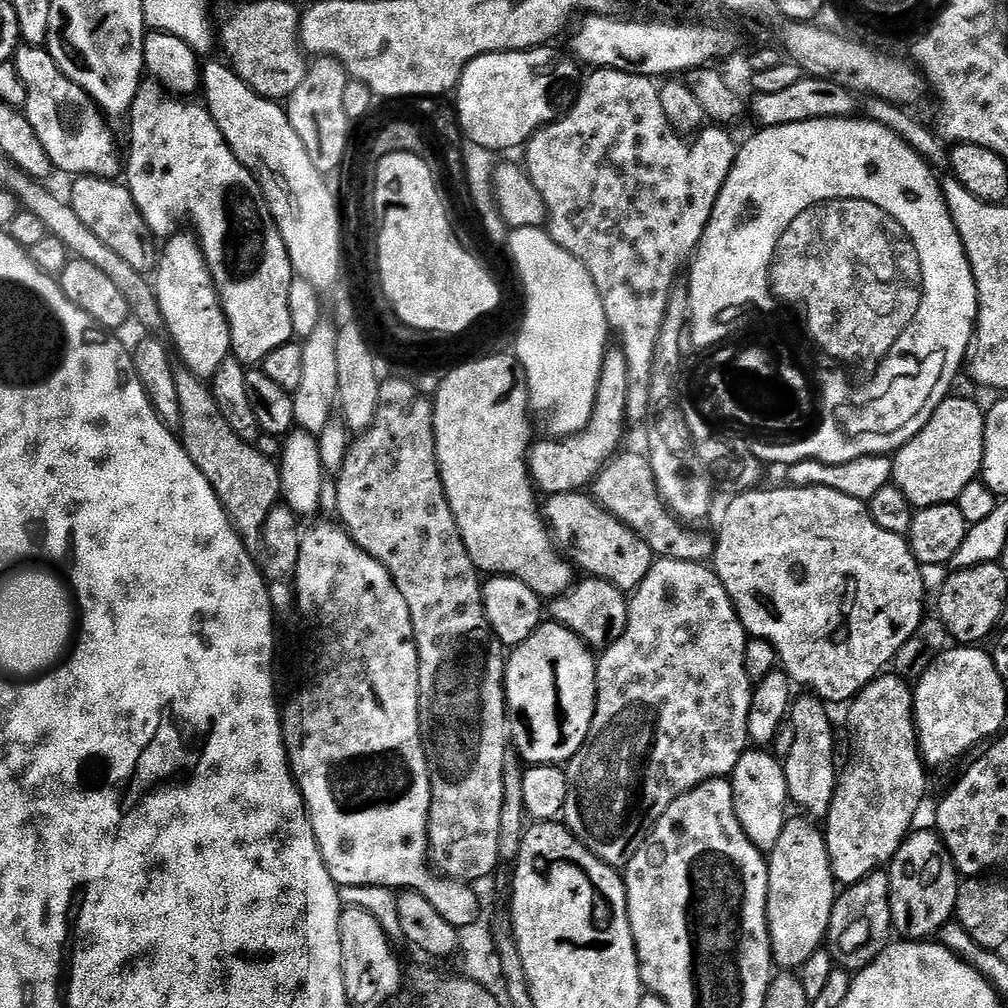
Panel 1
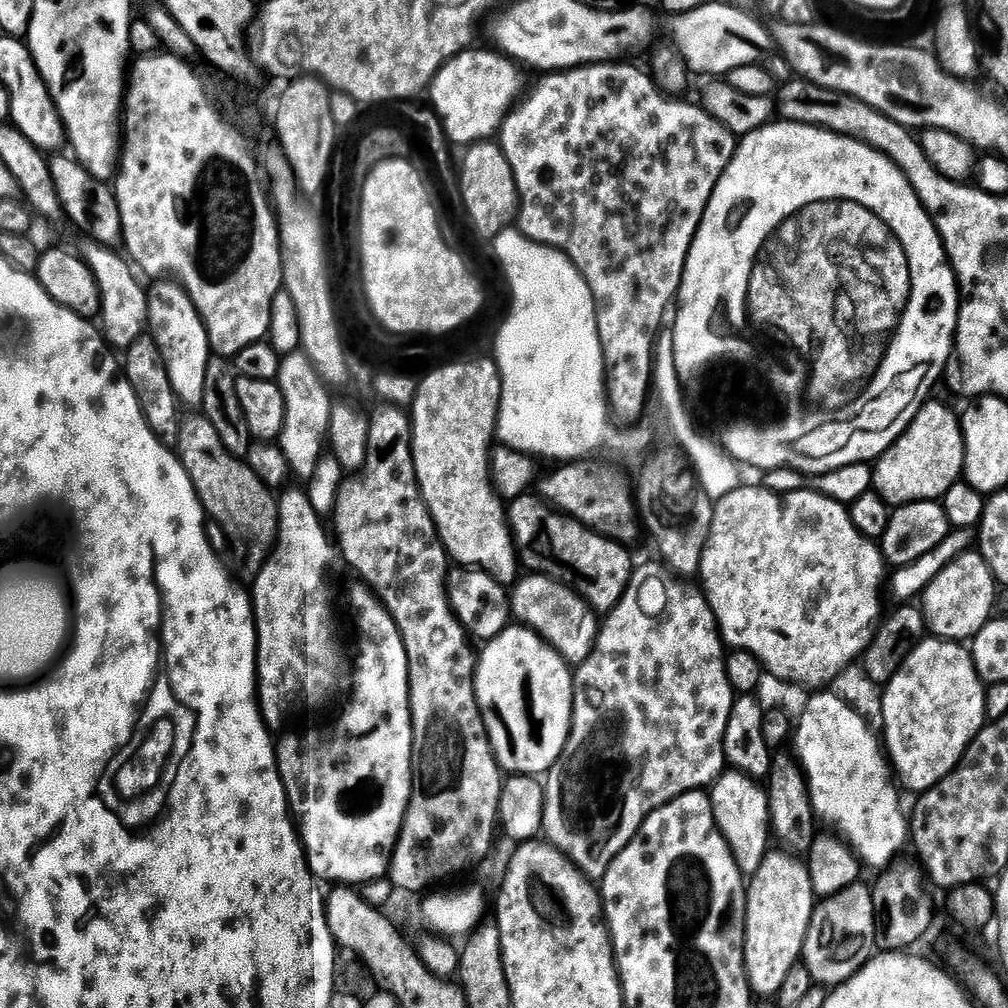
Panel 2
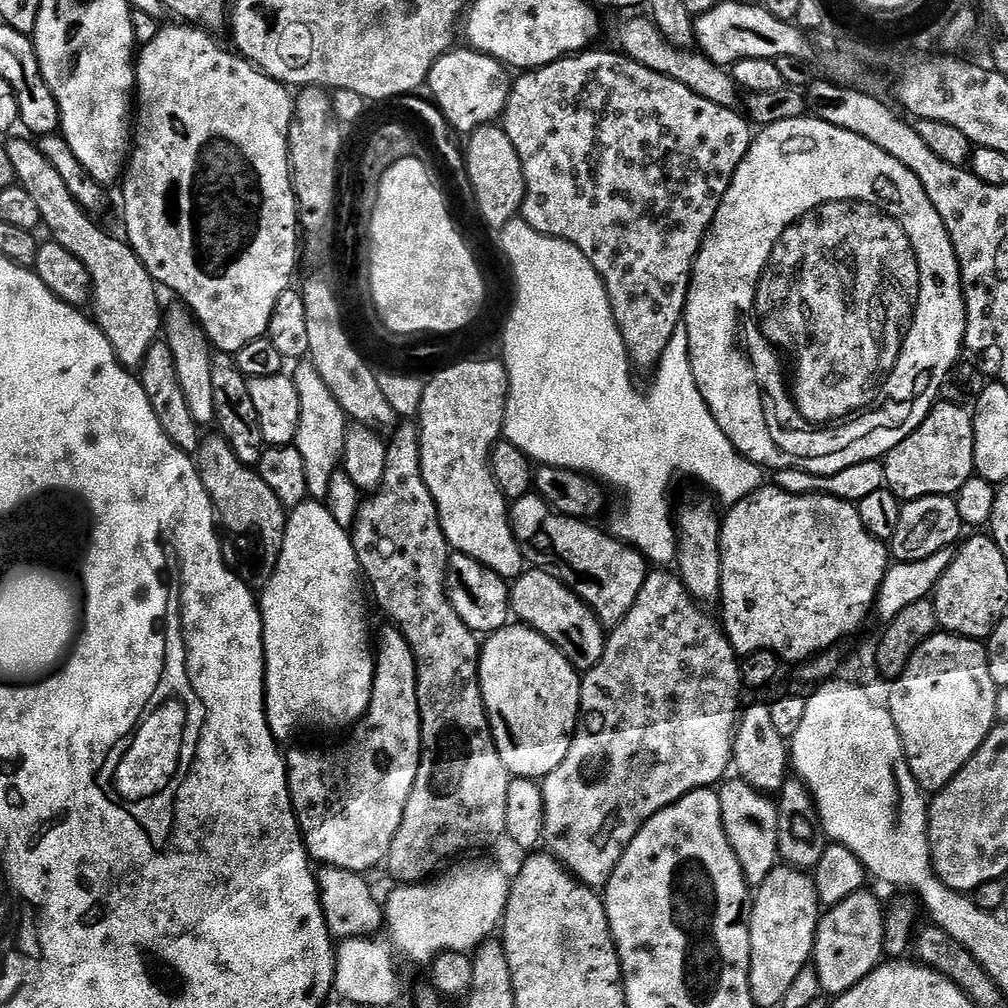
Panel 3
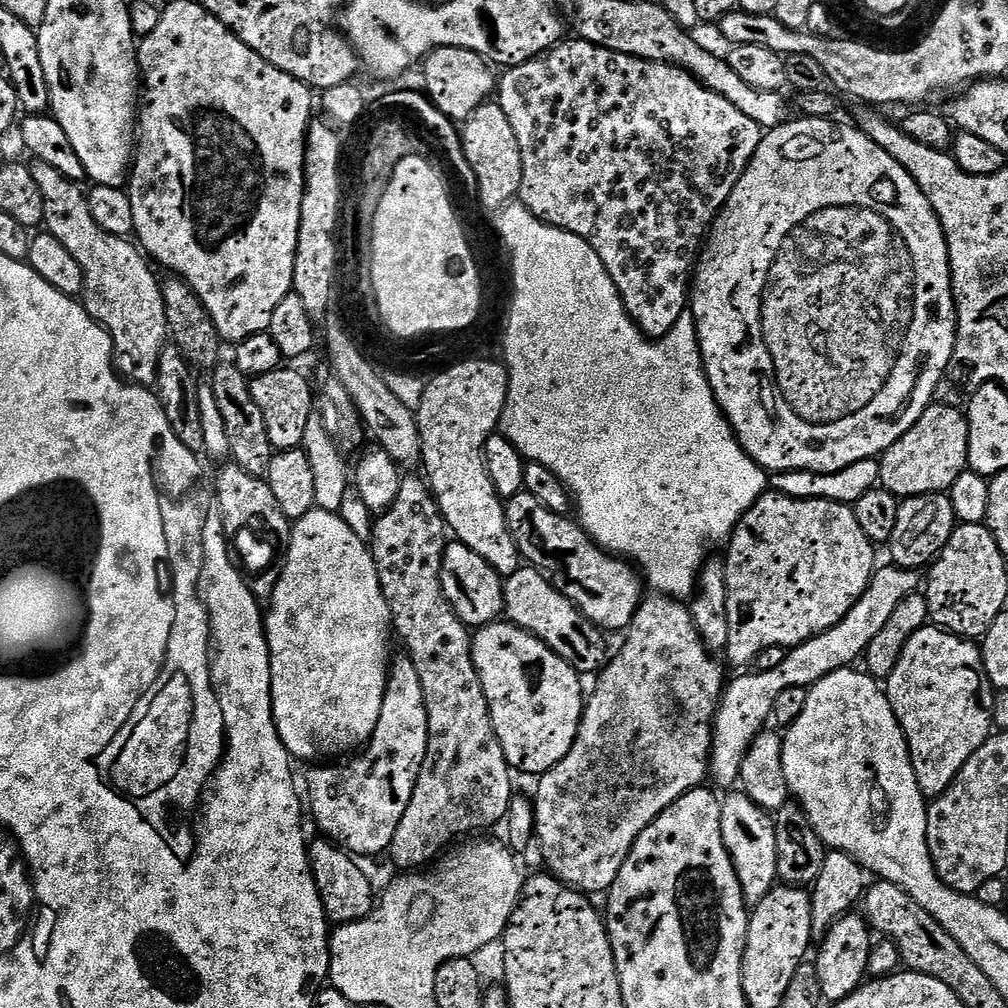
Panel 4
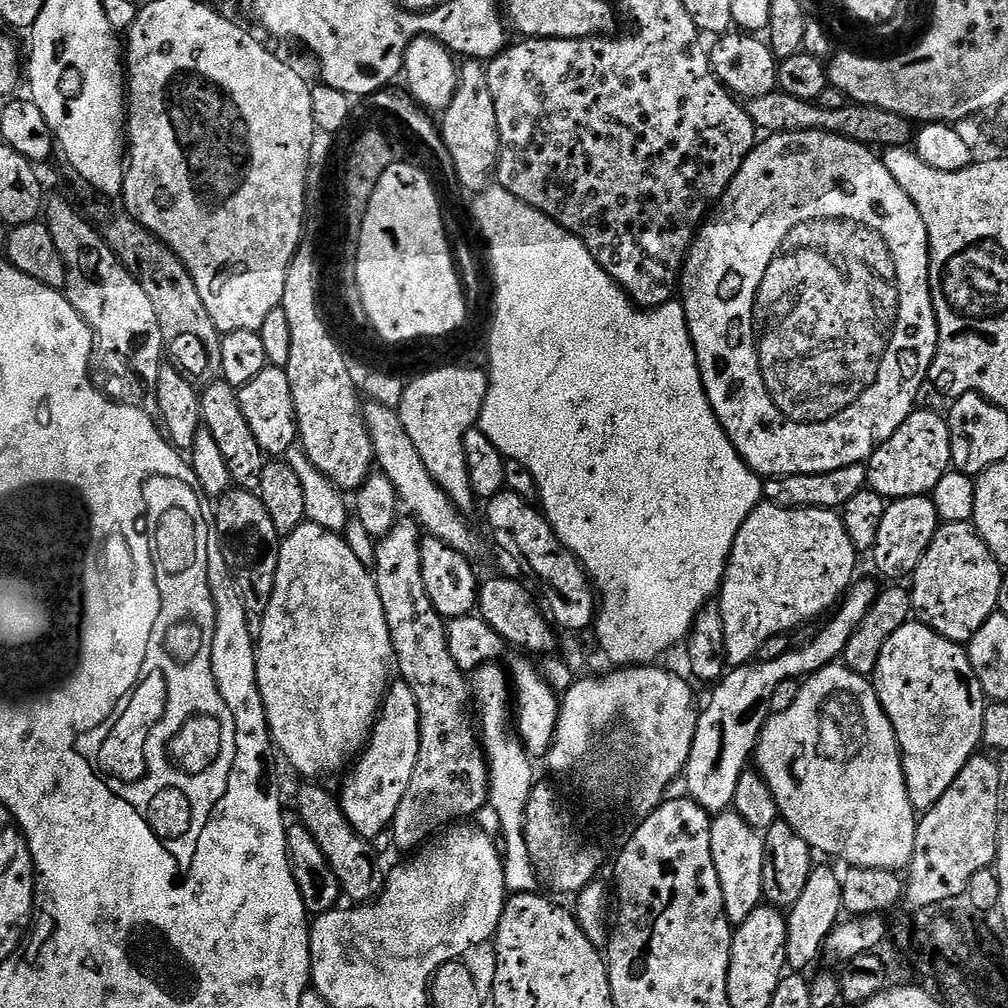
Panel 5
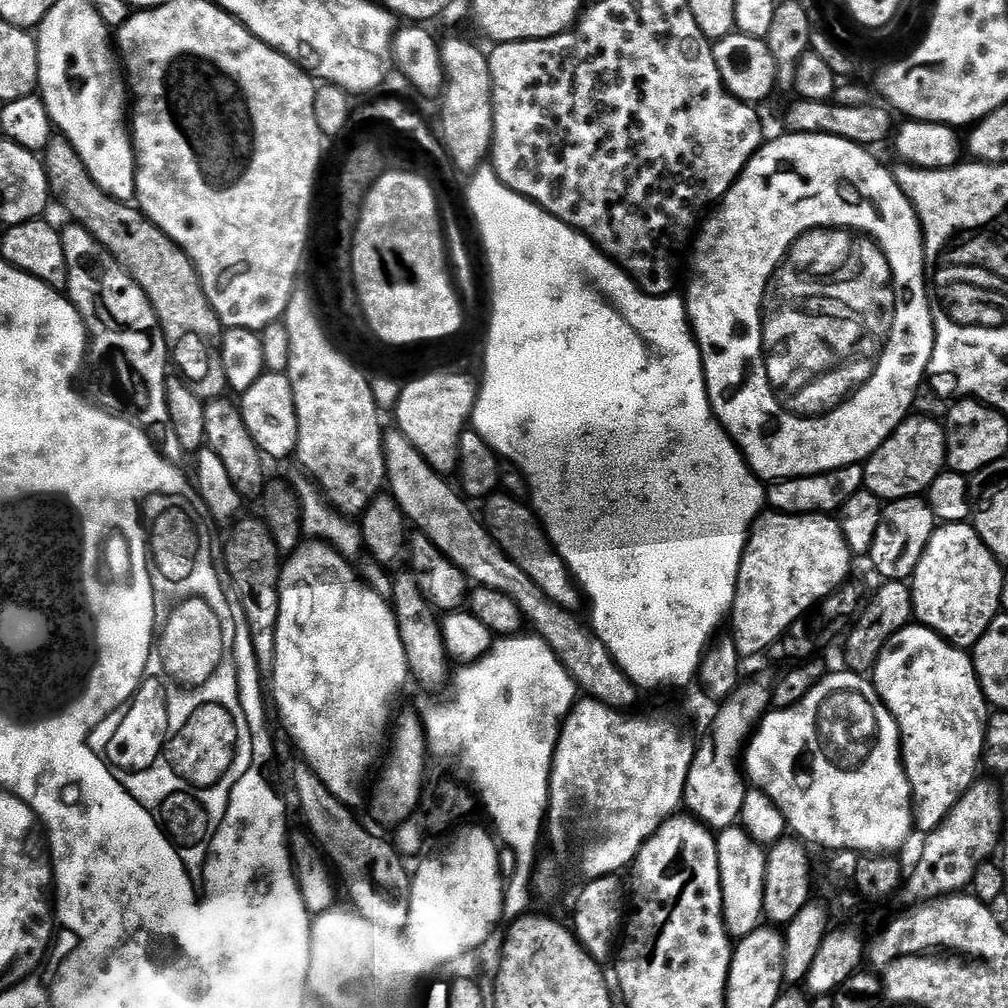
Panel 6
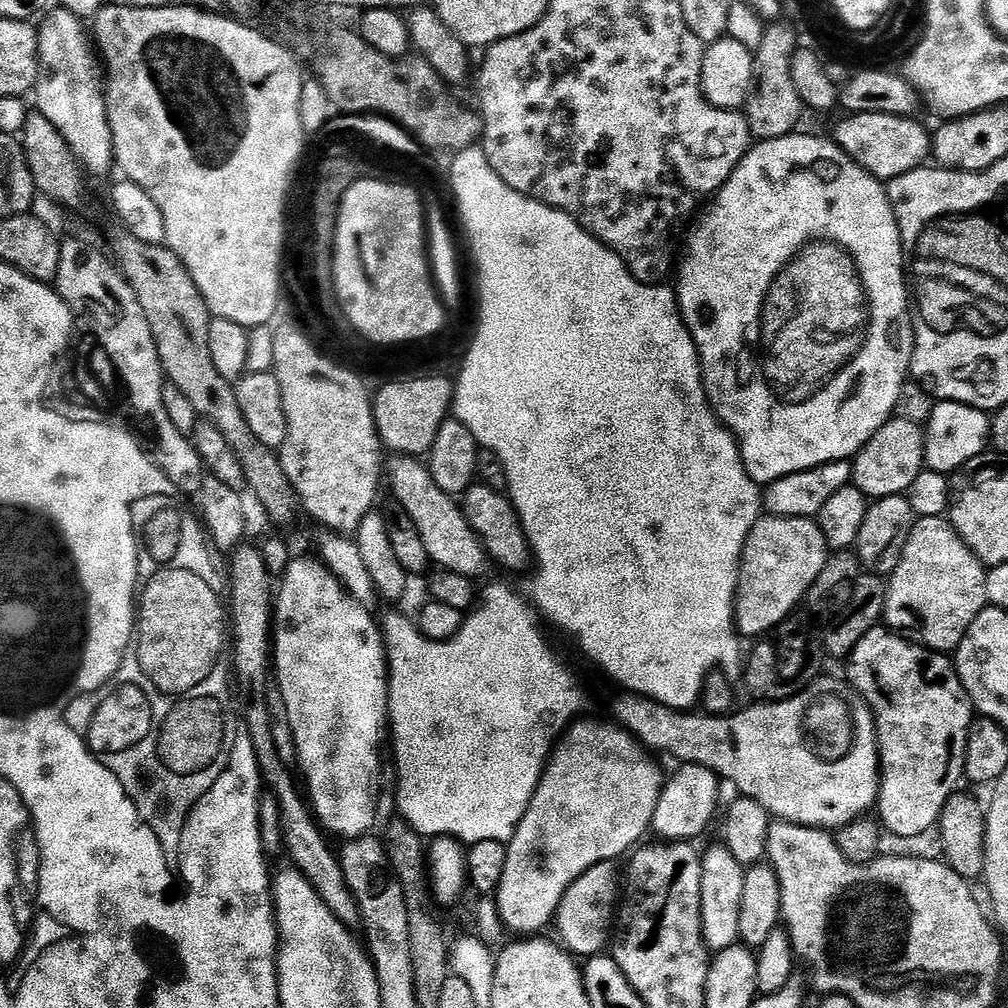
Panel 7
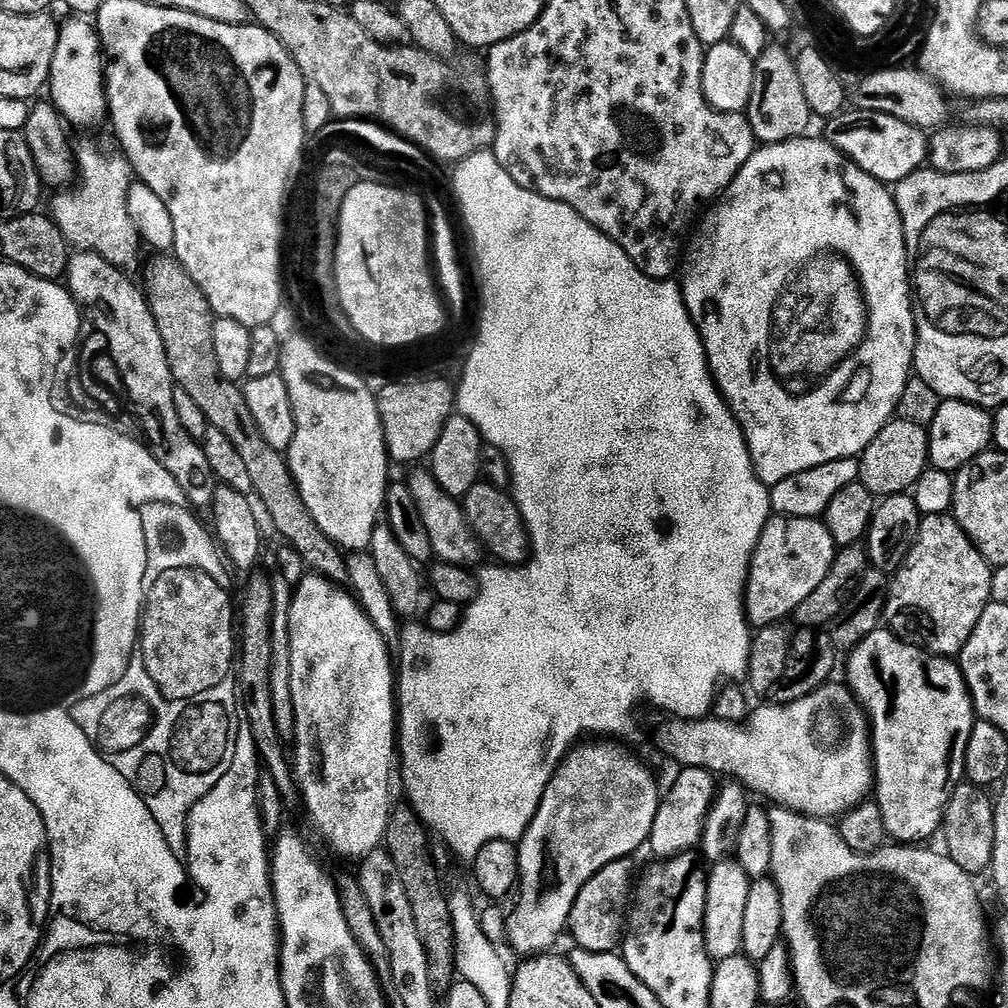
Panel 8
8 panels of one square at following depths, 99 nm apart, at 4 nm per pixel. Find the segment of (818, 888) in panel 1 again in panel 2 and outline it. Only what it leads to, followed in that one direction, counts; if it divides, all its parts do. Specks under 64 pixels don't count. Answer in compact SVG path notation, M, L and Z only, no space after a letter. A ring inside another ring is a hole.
M769 851L750 880L750 923L747 949L750 951L748 975L753 989L772 996L788 980L792 967L804 952L808 931L813 931L818 895L813 871L799 855L791 851ZM816 912L816 913L815 913ZM812 915L813 920L812 920Z

